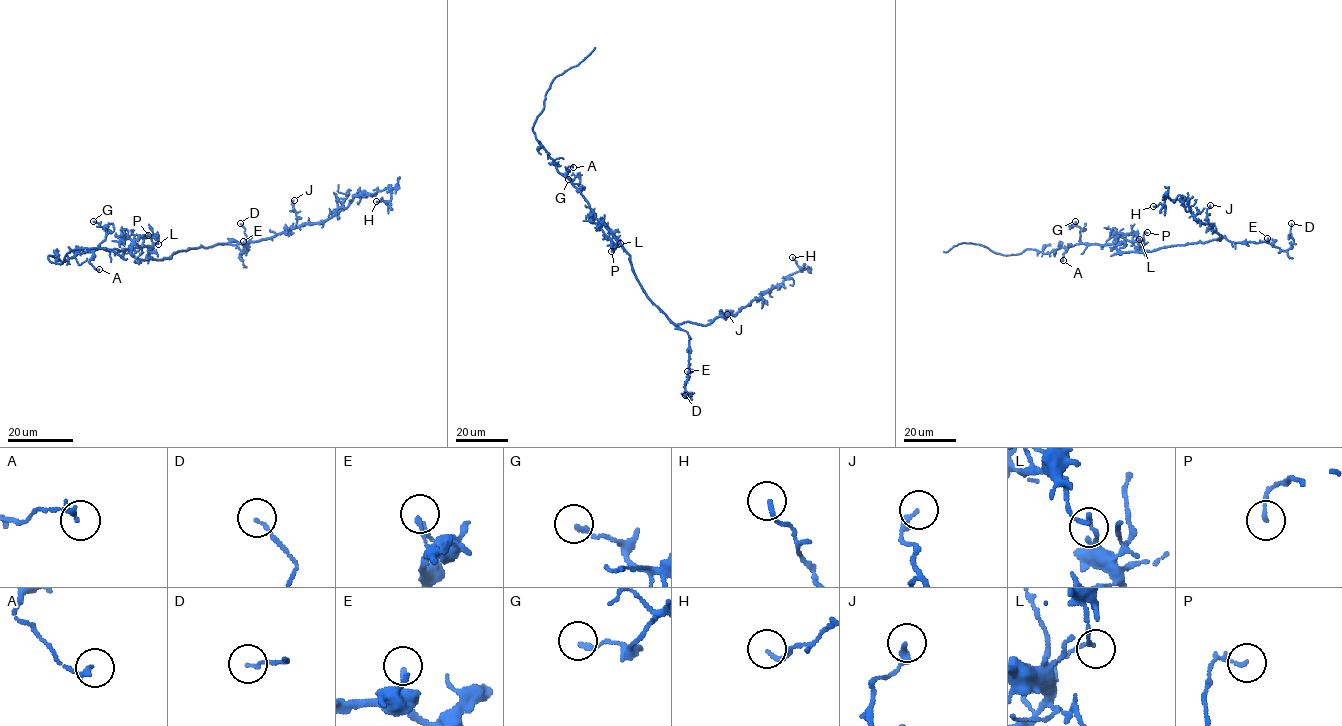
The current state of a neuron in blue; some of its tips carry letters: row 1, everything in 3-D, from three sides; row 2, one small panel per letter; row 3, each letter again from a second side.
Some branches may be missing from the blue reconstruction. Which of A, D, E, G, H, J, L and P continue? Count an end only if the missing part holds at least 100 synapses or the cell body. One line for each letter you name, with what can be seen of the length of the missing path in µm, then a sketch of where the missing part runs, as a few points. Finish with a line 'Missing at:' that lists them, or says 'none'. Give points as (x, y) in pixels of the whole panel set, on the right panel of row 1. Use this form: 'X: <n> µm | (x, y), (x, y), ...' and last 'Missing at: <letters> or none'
Missing at: none

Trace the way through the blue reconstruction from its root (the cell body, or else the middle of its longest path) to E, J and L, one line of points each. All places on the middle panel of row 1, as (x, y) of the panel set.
E: (627, 252), (643, 292), (687, 333), (687, 371)
J: (627, 252), (643, 292), (675, 324), (690, 321), (707, 325), (719, 317), (726, 316), (729, 311), (727, 314)
L: (627, 252), (598, 220), (620, 243)

